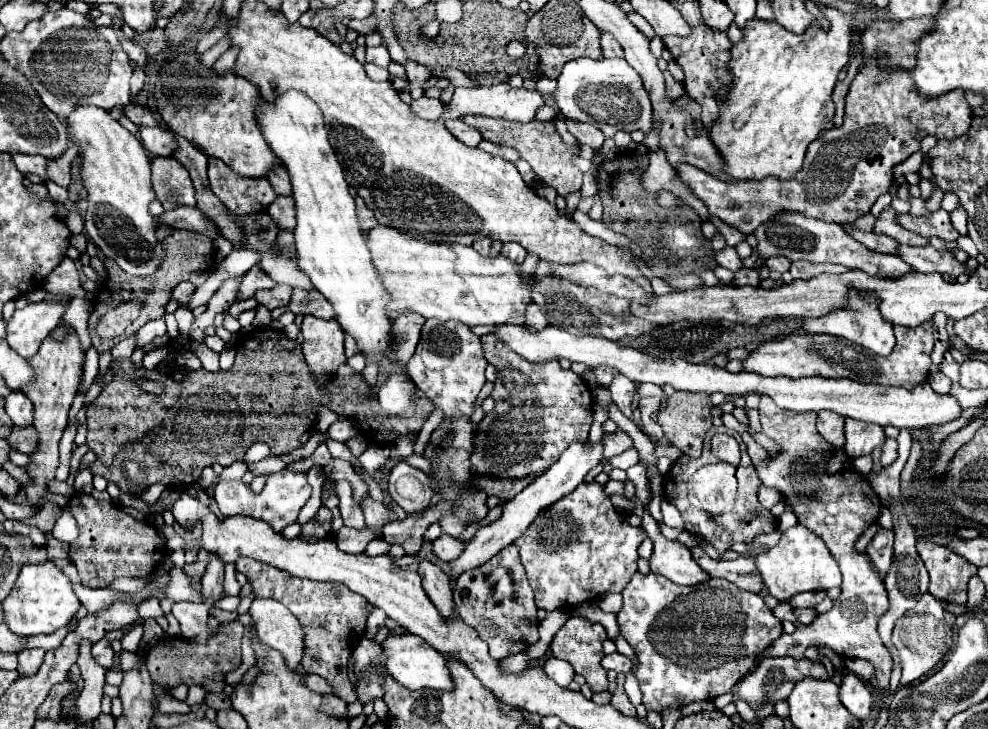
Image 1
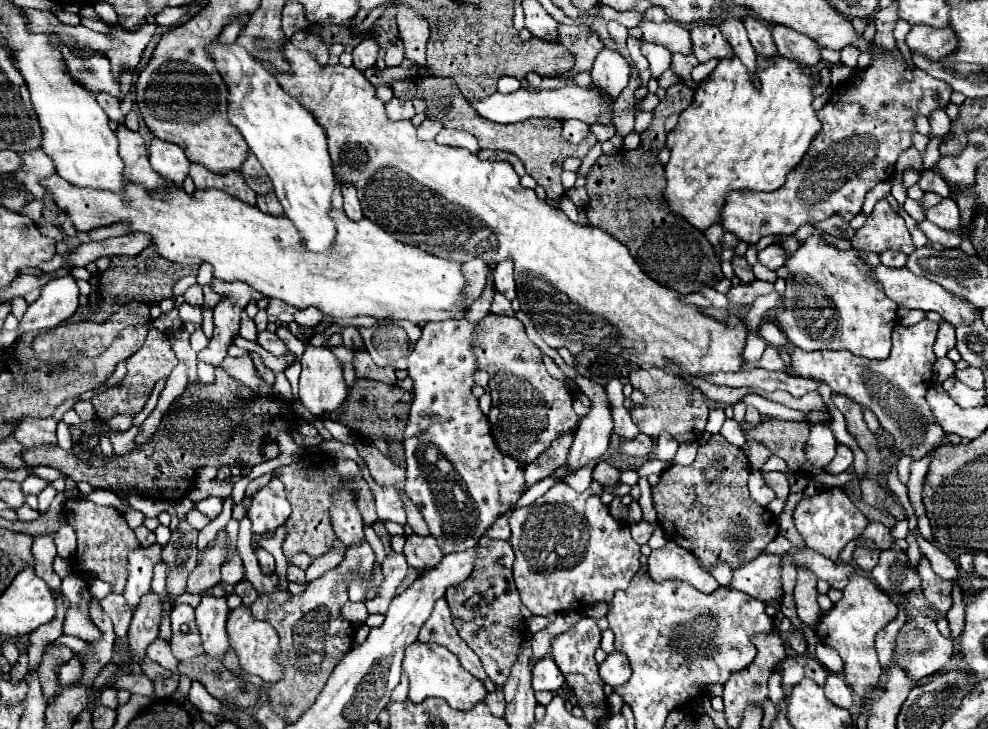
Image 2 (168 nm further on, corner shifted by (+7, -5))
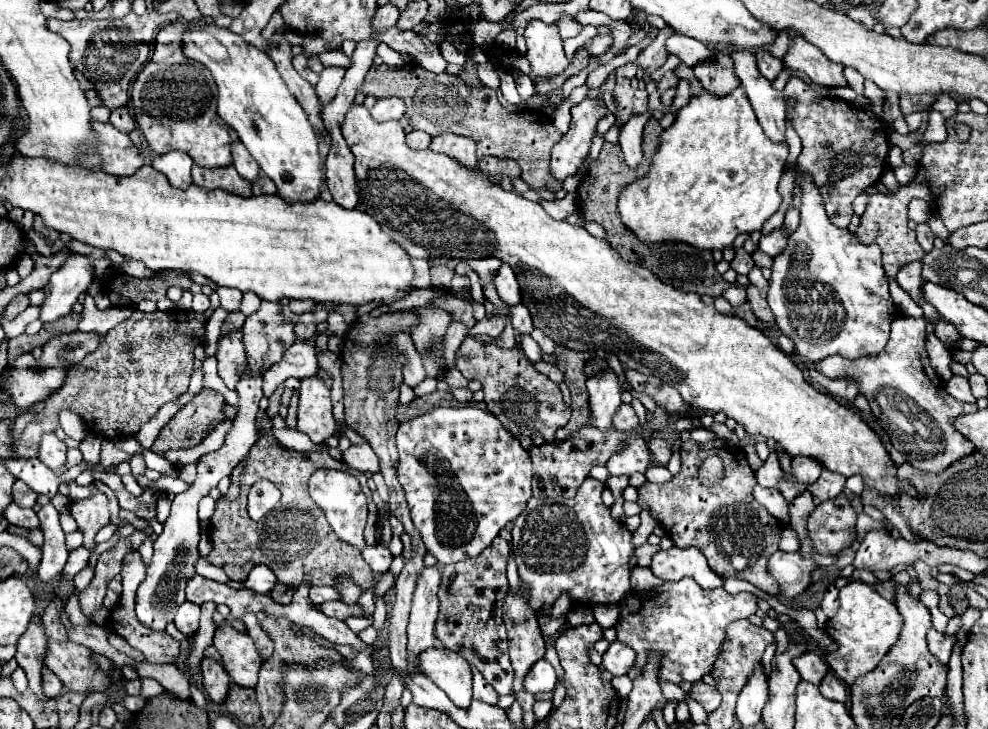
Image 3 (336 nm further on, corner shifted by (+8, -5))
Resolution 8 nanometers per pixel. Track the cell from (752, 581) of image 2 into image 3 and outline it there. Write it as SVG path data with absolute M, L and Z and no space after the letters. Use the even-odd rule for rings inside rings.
M777 551L769 559L769 575L779 583L783 597L801 595L813 581L813 573L819 569L815 561L805 561L801 553Z

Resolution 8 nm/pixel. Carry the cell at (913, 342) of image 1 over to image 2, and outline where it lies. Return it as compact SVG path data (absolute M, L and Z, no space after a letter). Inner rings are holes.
M922 319L916 325L896 325L892 331L892 351L888 359L874 361L856 357L850 351L810 351L792 349L792 359L786 365L786 373L812 377L830 385L834 393L842 393L862 407L874 411L882 427L894 437L896 447L914 459L922 459L928 451L944 443L944 431L934 423L930 407L924 399L926 389L932 385L932 365L934 365L934 339L938 325Z

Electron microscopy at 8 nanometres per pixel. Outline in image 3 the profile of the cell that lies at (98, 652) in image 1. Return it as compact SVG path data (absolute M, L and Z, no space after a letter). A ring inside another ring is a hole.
M49 669L41 671L41 687L43 687L43 693L47 699L57 699L63 693L63 685L61 685L59 677Z

